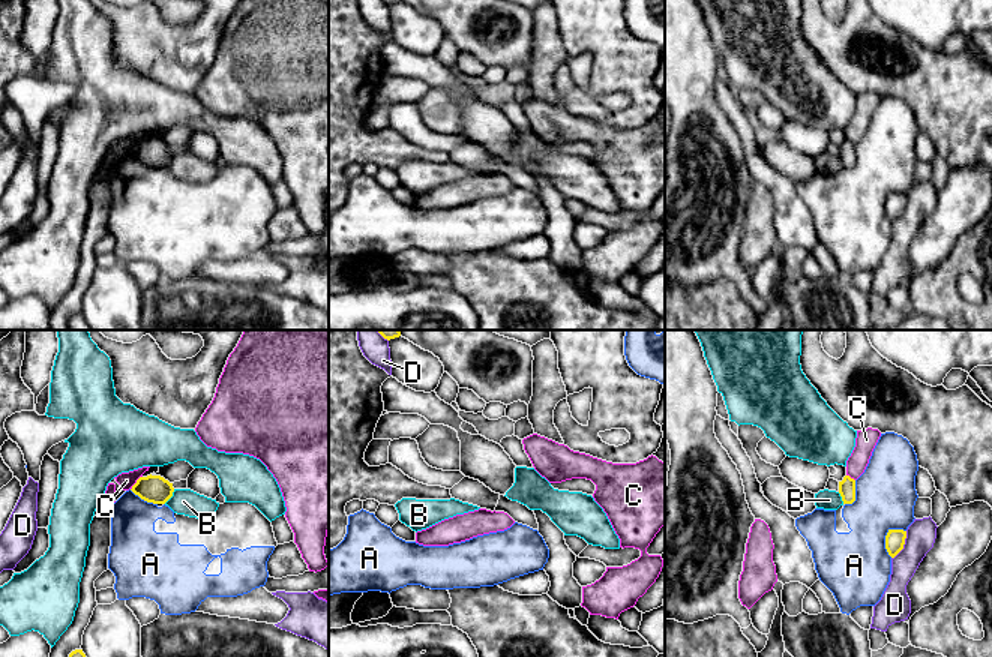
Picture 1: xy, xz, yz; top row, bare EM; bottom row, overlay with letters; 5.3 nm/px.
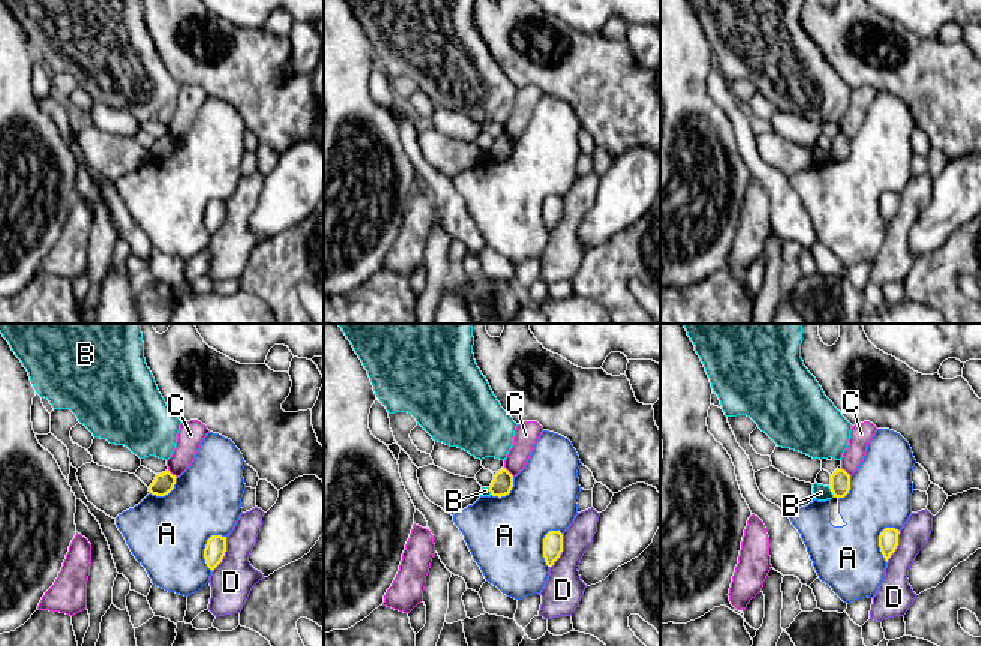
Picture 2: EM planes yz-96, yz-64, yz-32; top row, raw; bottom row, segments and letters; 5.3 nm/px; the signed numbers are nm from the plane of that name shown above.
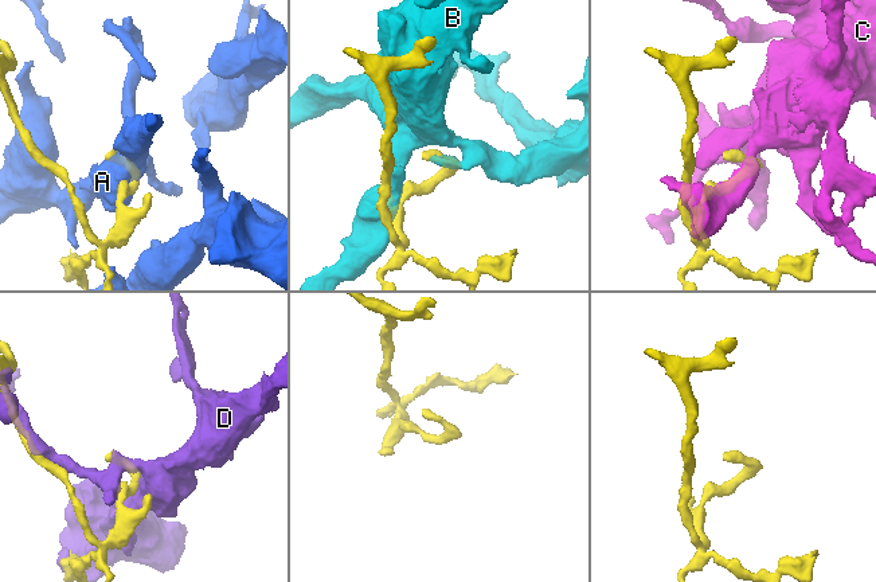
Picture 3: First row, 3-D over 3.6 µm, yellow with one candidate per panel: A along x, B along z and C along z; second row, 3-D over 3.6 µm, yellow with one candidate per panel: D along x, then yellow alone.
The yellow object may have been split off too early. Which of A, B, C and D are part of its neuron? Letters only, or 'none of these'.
none of these

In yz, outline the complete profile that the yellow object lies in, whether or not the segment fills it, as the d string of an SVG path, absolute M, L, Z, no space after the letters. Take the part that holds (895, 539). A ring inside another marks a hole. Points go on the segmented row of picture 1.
M888 530L885 536L885 549L891 558L894 558L905 544L906 531L903 530Z

